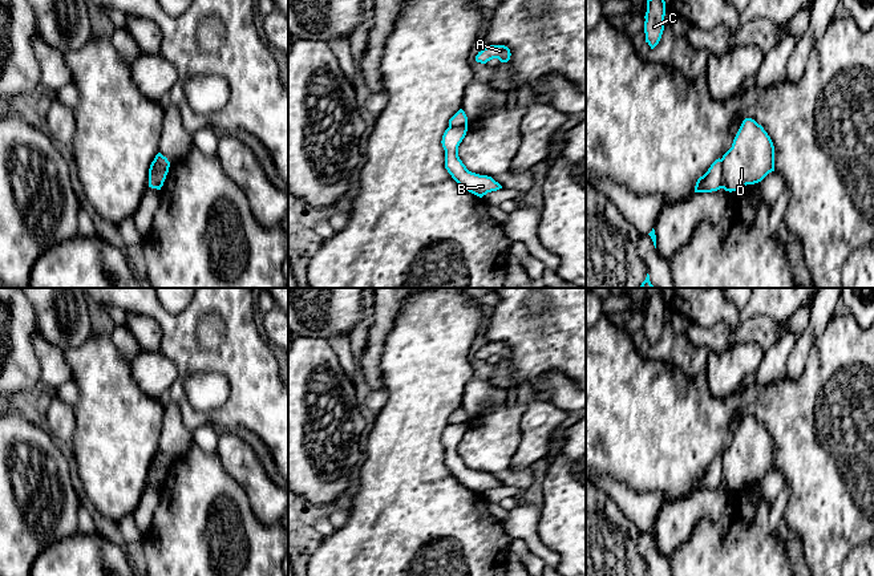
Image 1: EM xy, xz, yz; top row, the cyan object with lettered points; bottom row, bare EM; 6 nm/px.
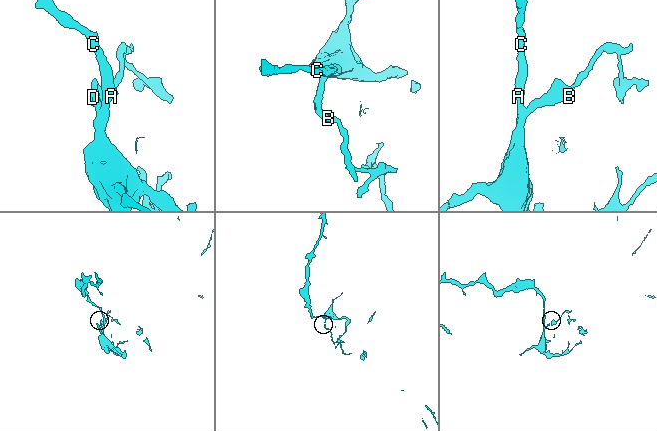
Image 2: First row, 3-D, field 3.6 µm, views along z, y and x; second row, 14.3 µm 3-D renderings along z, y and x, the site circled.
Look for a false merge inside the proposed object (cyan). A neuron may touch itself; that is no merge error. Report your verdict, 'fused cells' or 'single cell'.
fused cells

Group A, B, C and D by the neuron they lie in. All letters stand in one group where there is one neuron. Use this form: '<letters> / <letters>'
A C / B D

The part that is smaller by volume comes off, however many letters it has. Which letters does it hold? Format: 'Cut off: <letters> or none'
Cut off: B, D

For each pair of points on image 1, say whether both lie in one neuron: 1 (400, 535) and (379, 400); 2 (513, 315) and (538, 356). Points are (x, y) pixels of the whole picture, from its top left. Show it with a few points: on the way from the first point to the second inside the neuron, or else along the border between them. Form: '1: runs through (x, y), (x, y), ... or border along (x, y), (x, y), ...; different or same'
1: border along (384, 385), (387, 402), (376, 413); different
2: runs through (524, 325), (538, 340), (538, 345); same

